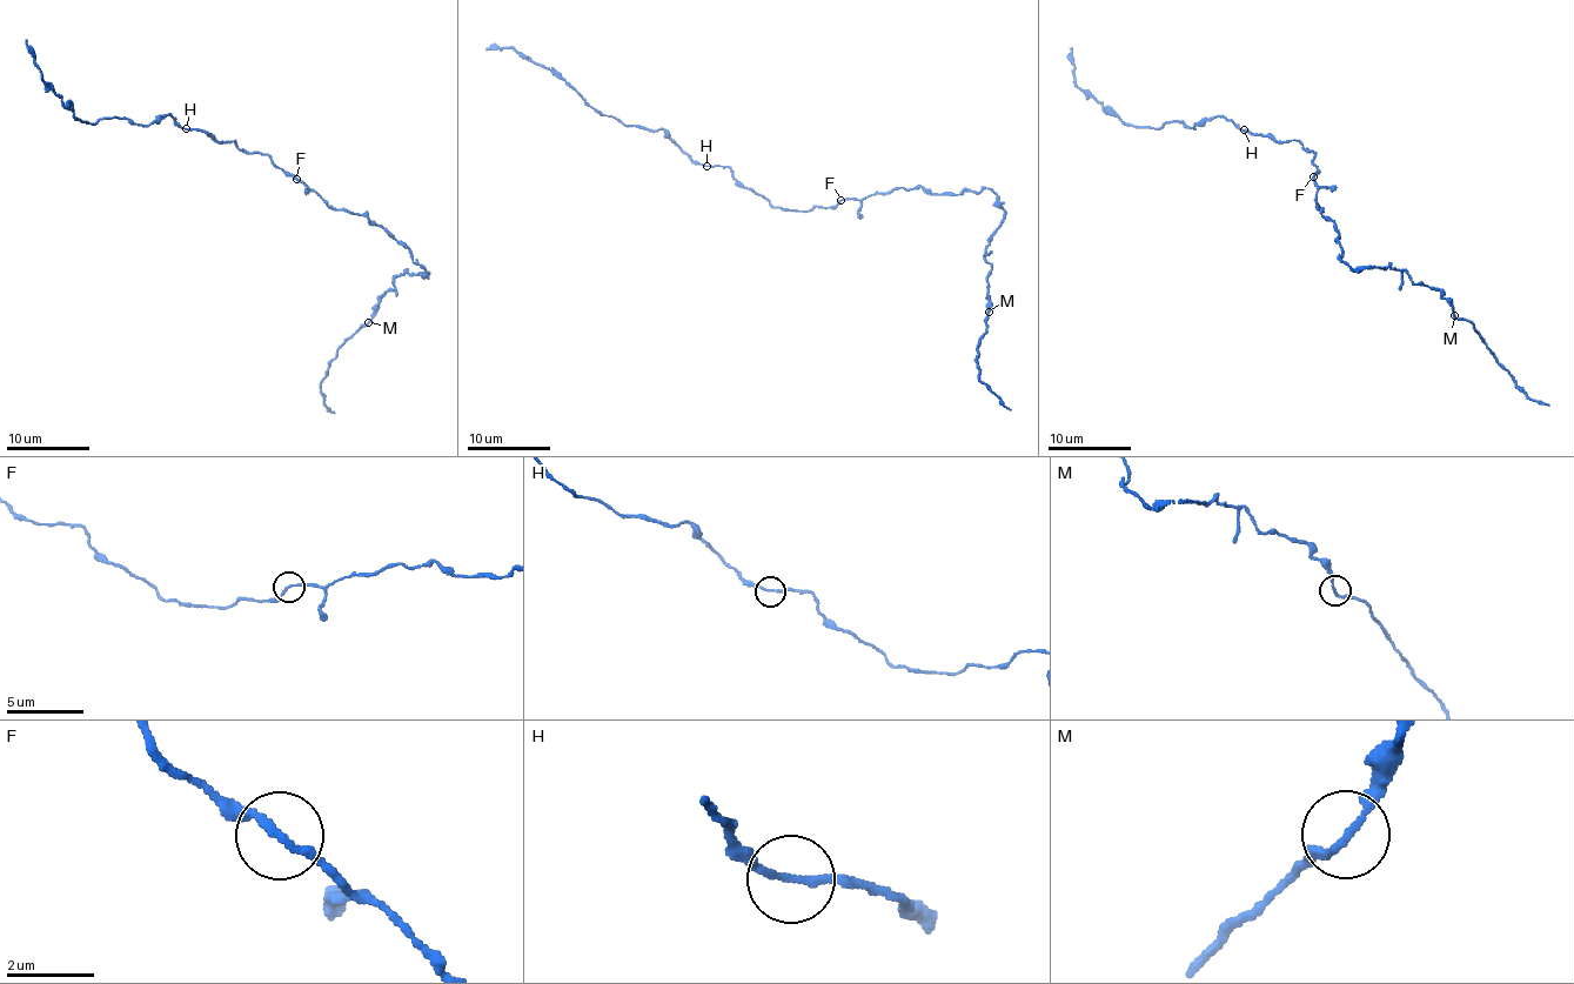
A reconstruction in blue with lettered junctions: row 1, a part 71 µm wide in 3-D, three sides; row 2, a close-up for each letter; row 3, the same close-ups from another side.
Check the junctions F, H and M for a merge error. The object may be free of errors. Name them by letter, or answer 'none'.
none

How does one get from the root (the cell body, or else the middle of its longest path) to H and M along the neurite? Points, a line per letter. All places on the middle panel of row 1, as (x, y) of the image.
H: (850, 199), (829, 208), (783, 211), (747, 189), (728, 166), (707, 166)
M: (850, 199), (922, 187), (955, 195), (988, 188), (995, 194), (1004, 221), (985, 254), (991, 267), (988, 312)

